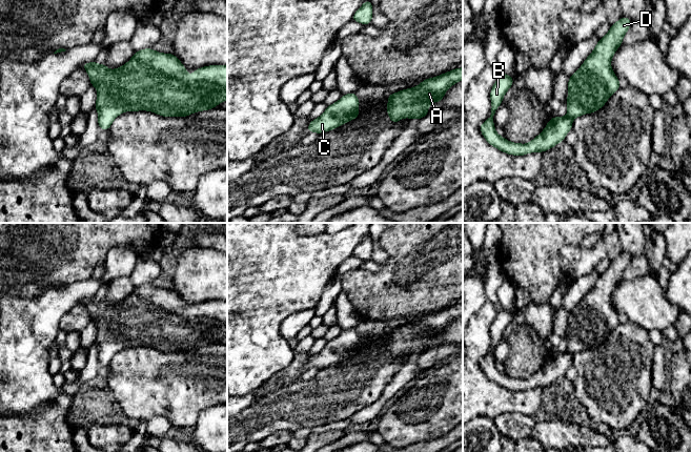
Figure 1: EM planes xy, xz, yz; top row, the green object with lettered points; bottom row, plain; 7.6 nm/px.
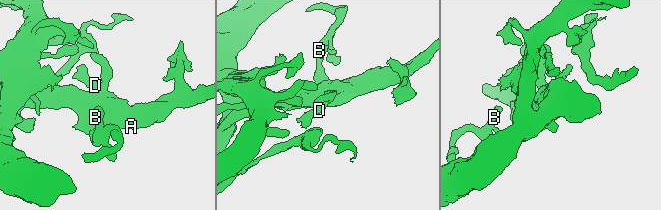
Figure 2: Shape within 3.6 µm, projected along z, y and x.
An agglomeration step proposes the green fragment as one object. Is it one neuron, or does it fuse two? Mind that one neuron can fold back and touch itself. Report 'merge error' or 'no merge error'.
no merge error

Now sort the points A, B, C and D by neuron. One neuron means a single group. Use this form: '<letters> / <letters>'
A B C D

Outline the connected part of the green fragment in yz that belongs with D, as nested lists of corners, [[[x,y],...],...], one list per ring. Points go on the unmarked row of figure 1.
[[[622,252],[611,261],[609,267],[597,276],[593,287],[568,315],[567,351],[551,353],[544,366],[527,379],[510,377],[495,367],[493,351],[514,317],[505,308],[499,310],[490,327],[491,350],[480,361],[486,376],[512,391],[525,391],[535,387],[543,389],[565,376],[566,370],[572,366],[574,353],[597,347],[621,323],[622,319],[611,304],[611,294],[623,280],[623,273],[631,260],[628,252]]]

